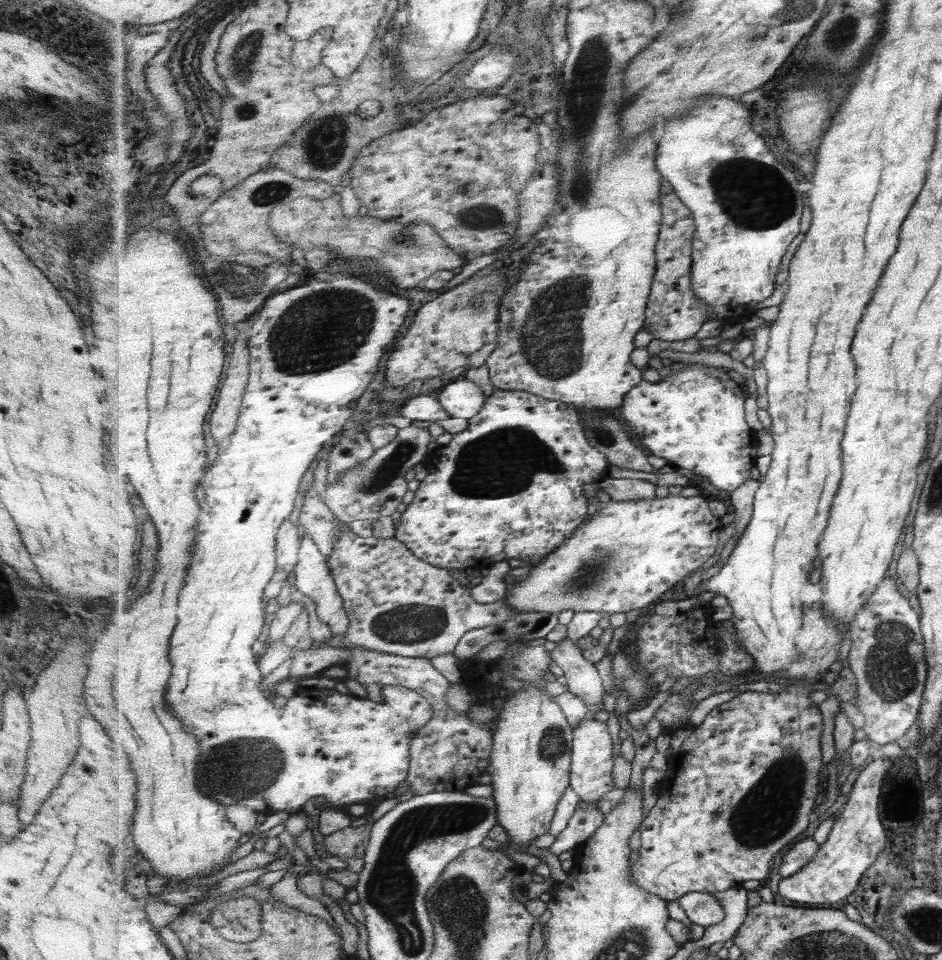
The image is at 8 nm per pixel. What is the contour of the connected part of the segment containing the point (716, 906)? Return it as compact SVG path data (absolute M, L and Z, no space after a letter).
M690 892L678 901L694 924L705 929L719 924L726 916L725 909L713 893Z

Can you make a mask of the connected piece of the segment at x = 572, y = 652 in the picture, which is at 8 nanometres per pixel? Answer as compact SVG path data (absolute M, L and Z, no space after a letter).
M567 638L559 641L550 655L553 662L563 670L568 690L587 702L594 718L594 712L603 706L605 696L603 678L595 663L589 662L583 656L583 649Z

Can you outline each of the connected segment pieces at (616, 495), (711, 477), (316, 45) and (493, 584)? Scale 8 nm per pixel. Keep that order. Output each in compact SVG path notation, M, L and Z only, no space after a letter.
M605 476L596 482L602 490L618 501L638 501L655 498L657 485L640 479L611 478Z
M692 364L683 371L671 371L673 376L659 382L646 379L626 394L620 407L621 420L633 434L640 446L647 448L648 454L667 458L671 466L679 466L679 471L694 479L703 479L715 491L726 490L732 493L749 479L756 477L755 462L759 456L759 438L745 420L745 394L742 386L733 381L725 368L708 368L703 364Z
M326 27L309 39L296 41L291 60L302 69L314 69L322 63L322 52L331 40L331 30Z
M506 561L495 562L480 570L482 579L479 584L471 588L473 599L481 604L491 604L506 599L511 590L503 578L509 576L510 570L512 569Z

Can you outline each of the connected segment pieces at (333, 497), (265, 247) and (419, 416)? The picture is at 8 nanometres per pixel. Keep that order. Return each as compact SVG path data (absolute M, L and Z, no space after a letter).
M410 424L400 429L397 438L391 444L376 449L375 454L369 460L358 467L342 472L338 481L327 485L321 493L323 500L344 523L365 520L365 518L373 521L395 514L395 510L403 502L403 496L410 490L405 474L415 464L424 462L430 453L429 444L431 444L431 434L427 428L419 428Z
M267 167L249 176L237 186L225 191L200 217L200 231L203 234L204 248L211 254L231 256L243 252L258 250L277 262L291 266L292 246L278 240L276 232L271 229L271 211L279 205L309 196L323 200L333 193L333 186L323 180L298 178L283 169Z
M415 395L405 401L396 414L413 420L429 420L432 423L437 420L450 419L450 413L443 408L440 400L434 395Z

